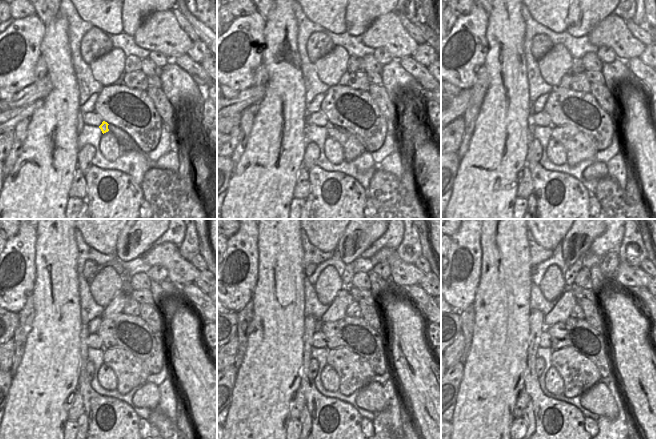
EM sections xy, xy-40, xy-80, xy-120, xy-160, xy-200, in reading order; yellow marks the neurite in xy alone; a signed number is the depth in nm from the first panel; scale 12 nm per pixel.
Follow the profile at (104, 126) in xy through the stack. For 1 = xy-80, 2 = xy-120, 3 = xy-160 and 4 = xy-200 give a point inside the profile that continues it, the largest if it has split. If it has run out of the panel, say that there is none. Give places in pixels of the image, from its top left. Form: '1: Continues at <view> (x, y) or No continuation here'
1: Continues at xy-80 (578, 146)
2: Continues at xy-120 (130, 371)
3: Continues at xy-160 (355, 372)
4: Continues at xy-200 (579, 374).

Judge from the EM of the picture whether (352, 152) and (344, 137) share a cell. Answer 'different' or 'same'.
same

